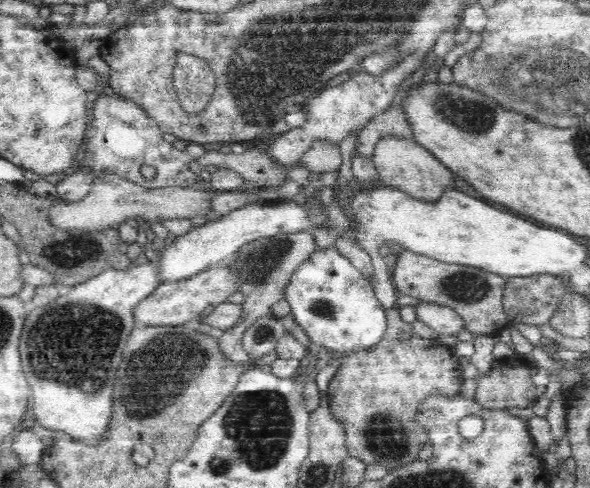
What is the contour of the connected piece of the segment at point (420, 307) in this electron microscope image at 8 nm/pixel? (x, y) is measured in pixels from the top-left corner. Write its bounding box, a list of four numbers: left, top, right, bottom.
[414,301,466,335]

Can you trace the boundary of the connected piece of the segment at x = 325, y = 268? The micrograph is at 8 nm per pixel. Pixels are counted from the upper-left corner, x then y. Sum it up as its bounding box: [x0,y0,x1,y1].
[283,244,386,355]

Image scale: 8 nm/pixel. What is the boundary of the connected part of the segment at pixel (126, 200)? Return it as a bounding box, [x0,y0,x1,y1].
[24,172,216,232]

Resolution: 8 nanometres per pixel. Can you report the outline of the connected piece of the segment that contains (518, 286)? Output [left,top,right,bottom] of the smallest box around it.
[502,274,566,326]

